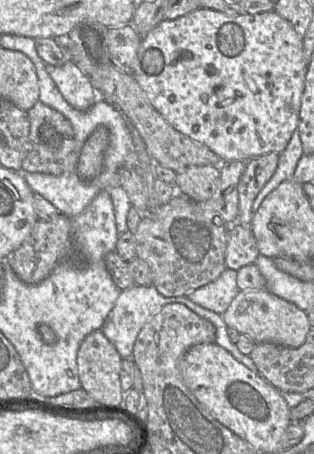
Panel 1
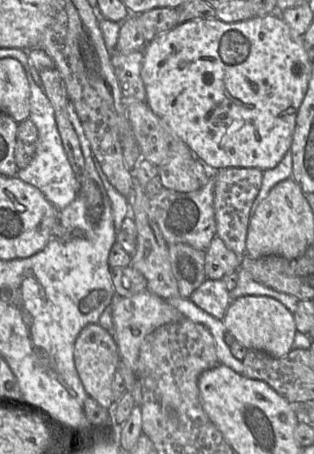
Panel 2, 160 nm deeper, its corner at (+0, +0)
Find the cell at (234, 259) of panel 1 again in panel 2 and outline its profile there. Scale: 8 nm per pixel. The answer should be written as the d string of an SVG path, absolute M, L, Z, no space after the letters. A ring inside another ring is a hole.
M217 236L205 251L205 274L210 280L220 280L240 268L242 256L229 250Z

